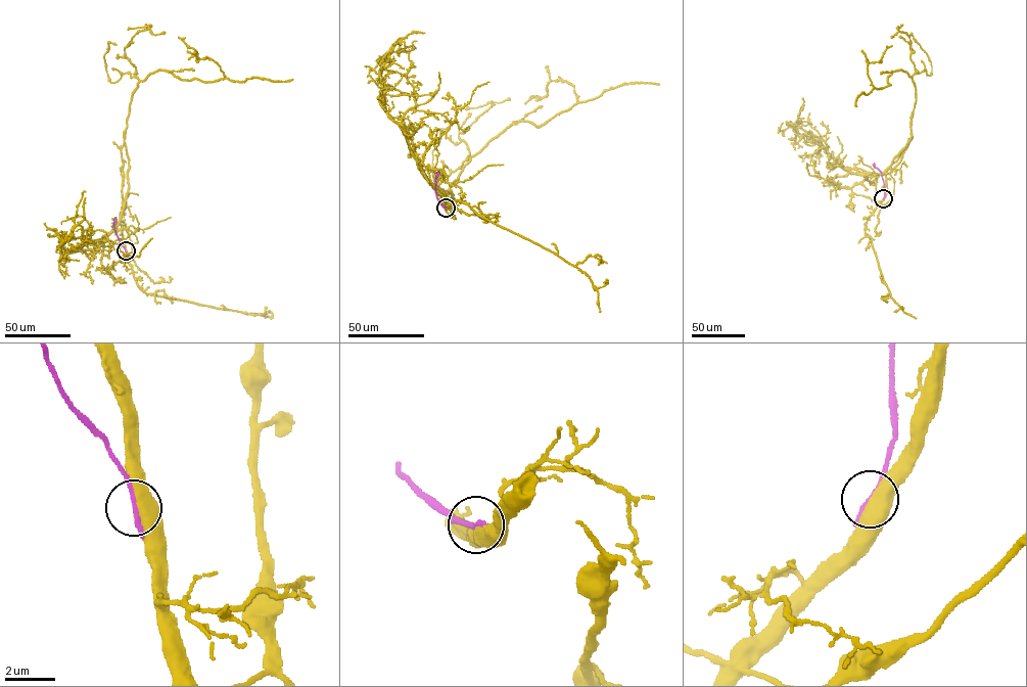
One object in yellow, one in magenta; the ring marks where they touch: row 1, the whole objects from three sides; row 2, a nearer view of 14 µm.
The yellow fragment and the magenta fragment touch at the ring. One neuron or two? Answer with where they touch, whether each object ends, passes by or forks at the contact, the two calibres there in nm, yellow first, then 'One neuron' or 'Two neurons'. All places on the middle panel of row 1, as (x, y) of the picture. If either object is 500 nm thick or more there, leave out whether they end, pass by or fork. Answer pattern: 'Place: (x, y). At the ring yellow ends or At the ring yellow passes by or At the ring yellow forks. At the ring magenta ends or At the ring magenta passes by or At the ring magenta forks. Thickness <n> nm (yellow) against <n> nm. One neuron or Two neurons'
Place: (446, 208). Thickness 600 nm (yellow) against 240 nm. Two neurons

